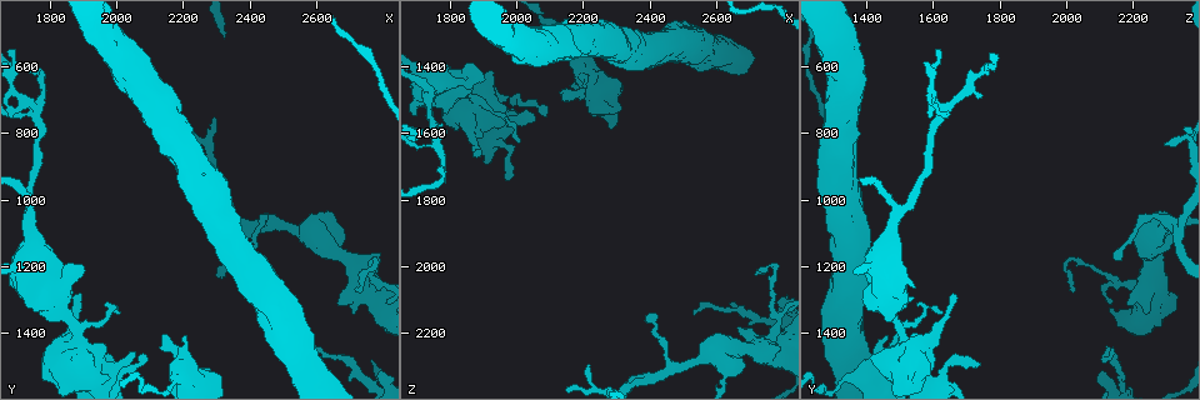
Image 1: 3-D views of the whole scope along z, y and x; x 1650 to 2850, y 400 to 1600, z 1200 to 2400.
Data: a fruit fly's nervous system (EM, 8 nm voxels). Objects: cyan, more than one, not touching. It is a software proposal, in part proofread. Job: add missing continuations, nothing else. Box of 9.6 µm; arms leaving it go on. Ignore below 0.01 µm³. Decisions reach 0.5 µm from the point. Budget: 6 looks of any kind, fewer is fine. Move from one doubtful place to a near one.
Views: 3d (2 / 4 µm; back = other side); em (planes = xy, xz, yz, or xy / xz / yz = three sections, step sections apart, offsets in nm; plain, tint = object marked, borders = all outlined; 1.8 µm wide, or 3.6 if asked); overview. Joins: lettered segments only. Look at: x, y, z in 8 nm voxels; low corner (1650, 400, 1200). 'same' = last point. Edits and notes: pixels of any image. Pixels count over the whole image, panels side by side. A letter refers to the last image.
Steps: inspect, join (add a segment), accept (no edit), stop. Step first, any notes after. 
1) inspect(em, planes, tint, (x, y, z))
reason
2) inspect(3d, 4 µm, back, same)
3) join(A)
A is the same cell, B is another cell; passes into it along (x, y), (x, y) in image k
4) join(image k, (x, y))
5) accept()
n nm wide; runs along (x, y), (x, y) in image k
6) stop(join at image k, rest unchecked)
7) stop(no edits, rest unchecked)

inspect(em, 3.6 µm, planes, borders, (1870, 1380, 1620))
thick turns thin

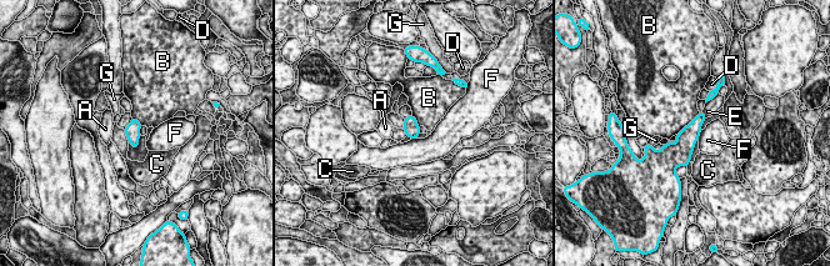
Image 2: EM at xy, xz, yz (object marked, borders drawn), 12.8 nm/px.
accept()
A, B, C, D, E, F and G are other cells; none of them fits

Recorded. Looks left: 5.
inspect(3d, 2 µm, (2800, 1510, 2100))
an open end

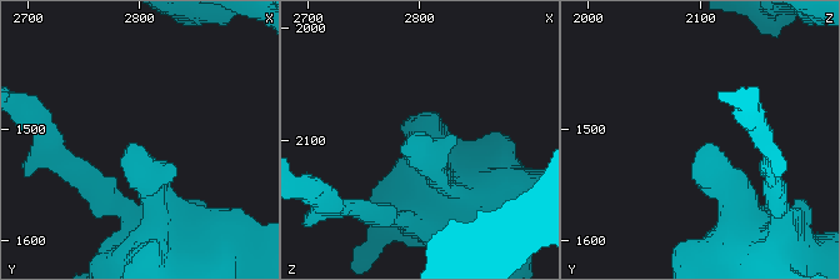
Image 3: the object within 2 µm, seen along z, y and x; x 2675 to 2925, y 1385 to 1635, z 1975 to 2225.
inspect(em, planes, borders, (2792, 1512, 2104))
shape alone is not enough

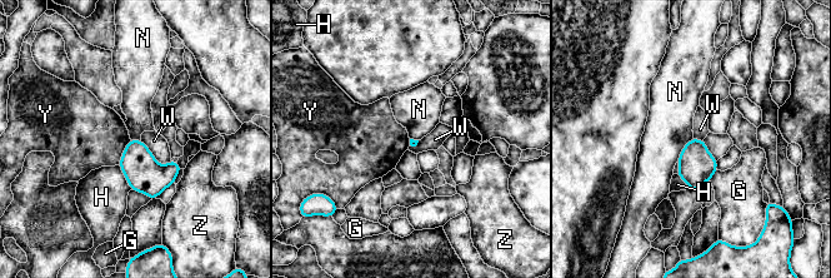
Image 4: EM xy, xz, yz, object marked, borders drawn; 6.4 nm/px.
accept()
G, H, N, W, Y and Z are other cells; border along (692, 137), (684, 147), (676, 162) in image 4; no lettered segment goes on from it

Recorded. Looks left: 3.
inspect(3d, 4 µm, (2750, 1250, 2250))
looks like a crossing

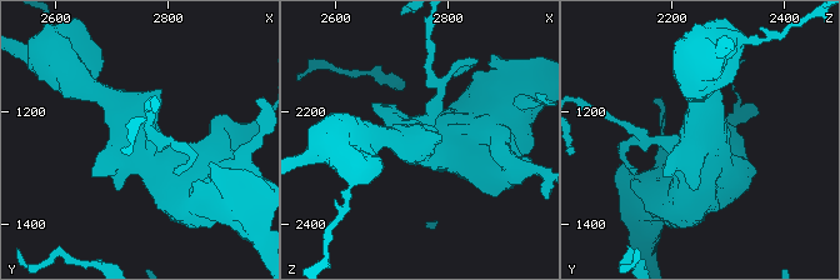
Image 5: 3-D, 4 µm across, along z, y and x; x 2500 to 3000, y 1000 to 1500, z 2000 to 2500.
inspect(em, 3.6 µm, planes, tint, (2750, 1255, 2250))
shape alone is not enough

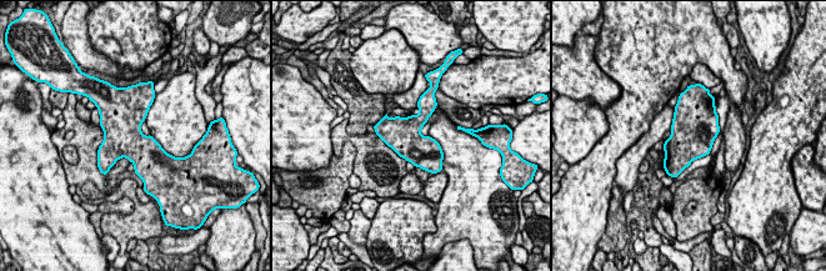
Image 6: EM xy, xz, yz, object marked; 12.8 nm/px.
inspect(em, 3.6 µm, planes, borders, same)
what lies round it

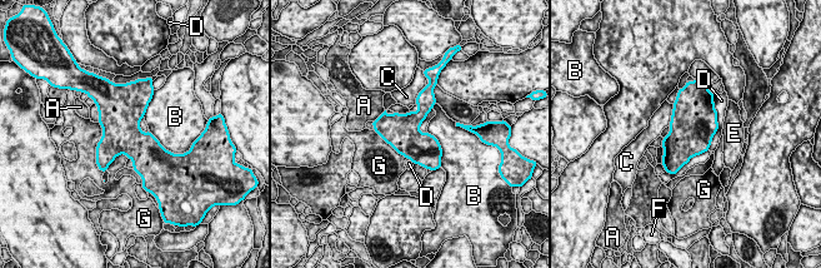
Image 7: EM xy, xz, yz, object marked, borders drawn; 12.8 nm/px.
accept()
460 nm wide; A, B, C, D, E, F and G are other cells; border along (99, 122), (96, 164) in image 7; no lettered segment goes on from it

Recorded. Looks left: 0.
stop(no edits, rest unchecked)

